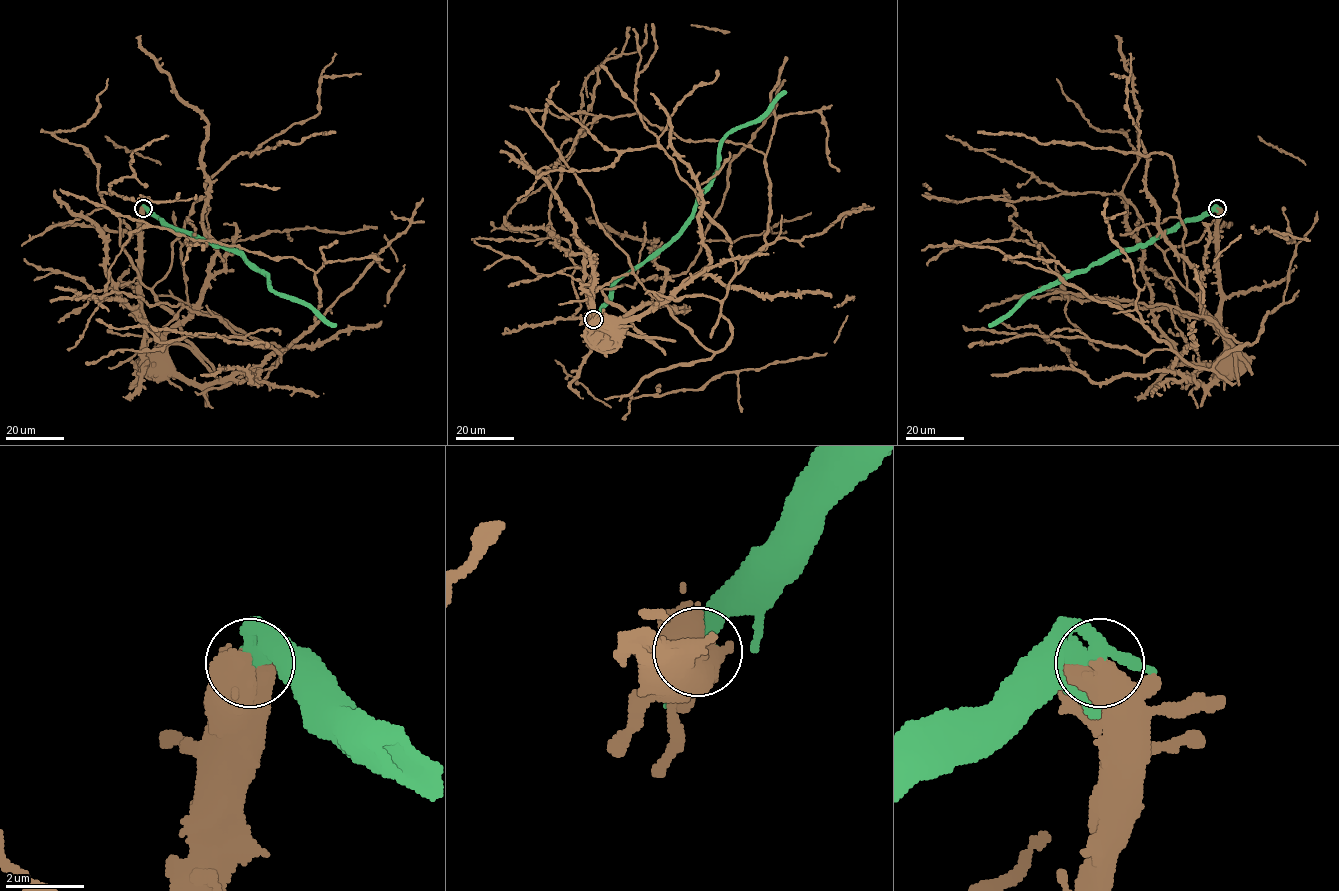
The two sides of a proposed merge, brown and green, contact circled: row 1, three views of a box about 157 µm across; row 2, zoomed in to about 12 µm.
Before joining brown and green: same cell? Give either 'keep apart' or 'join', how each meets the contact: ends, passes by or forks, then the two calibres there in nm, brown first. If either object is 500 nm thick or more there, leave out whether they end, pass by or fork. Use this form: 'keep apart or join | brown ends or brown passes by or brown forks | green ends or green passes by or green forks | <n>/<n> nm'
keep apart | 900/400 nm

